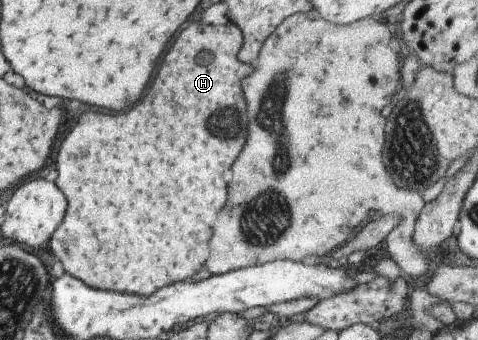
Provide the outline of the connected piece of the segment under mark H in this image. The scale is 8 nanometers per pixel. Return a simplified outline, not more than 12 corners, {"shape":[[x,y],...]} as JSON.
{"shape":[[190,23],[56,153],[64,273],[190,280],[246,137],[240,29]]}

